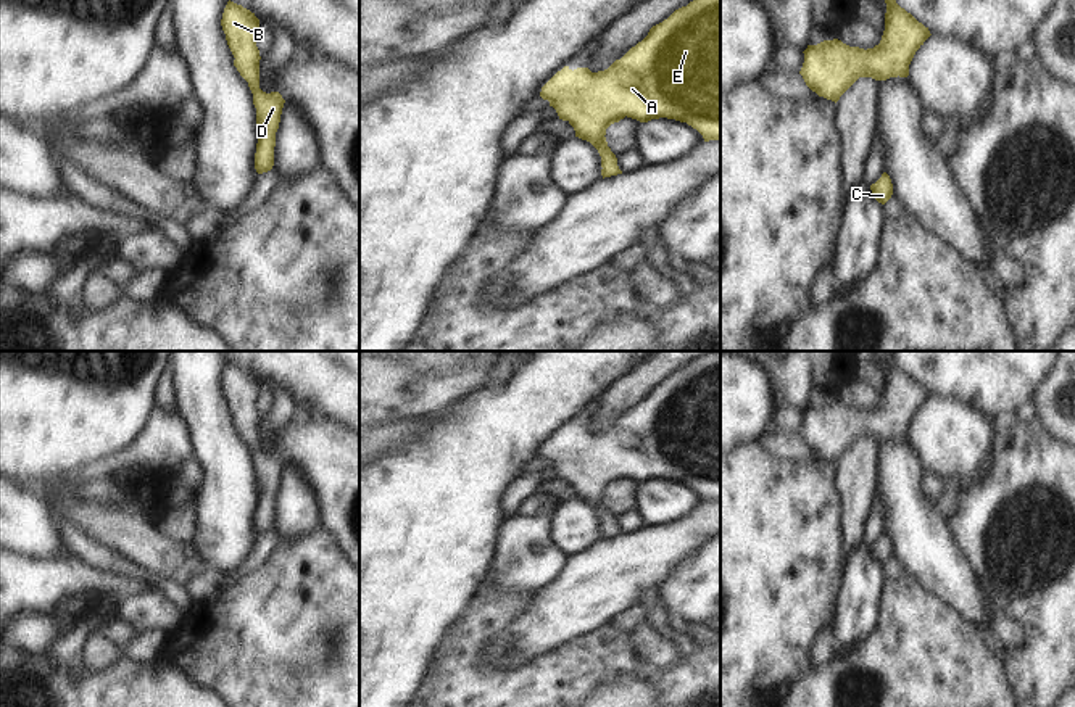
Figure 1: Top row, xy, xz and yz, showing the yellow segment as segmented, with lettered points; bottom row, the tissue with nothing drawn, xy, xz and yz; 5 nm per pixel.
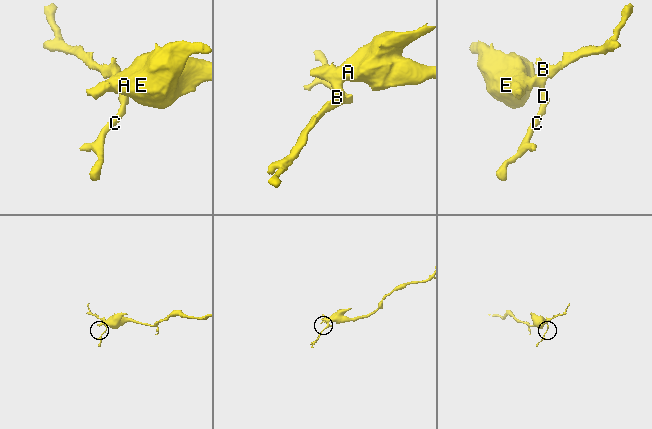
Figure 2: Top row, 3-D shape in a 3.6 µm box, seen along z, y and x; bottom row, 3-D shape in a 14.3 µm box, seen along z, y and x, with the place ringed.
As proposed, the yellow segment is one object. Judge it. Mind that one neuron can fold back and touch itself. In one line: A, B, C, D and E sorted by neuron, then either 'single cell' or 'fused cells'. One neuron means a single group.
groups A B C D E; single cell

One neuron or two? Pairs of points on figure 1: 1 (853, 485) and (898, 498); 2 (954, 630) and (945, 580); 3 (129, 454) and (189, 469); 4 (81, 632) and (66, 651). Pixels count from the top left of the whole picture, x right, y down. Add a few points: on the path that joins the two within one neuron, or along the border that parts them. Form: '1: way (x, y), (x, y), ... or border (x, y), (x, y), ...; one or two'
1: border (879, 454), (875, 463), (877, 493); two
2: border (919, 585), (974, 625); two
3: border (195, 456), (171, 469); two
4: way (78, 636), (70, 646); one

